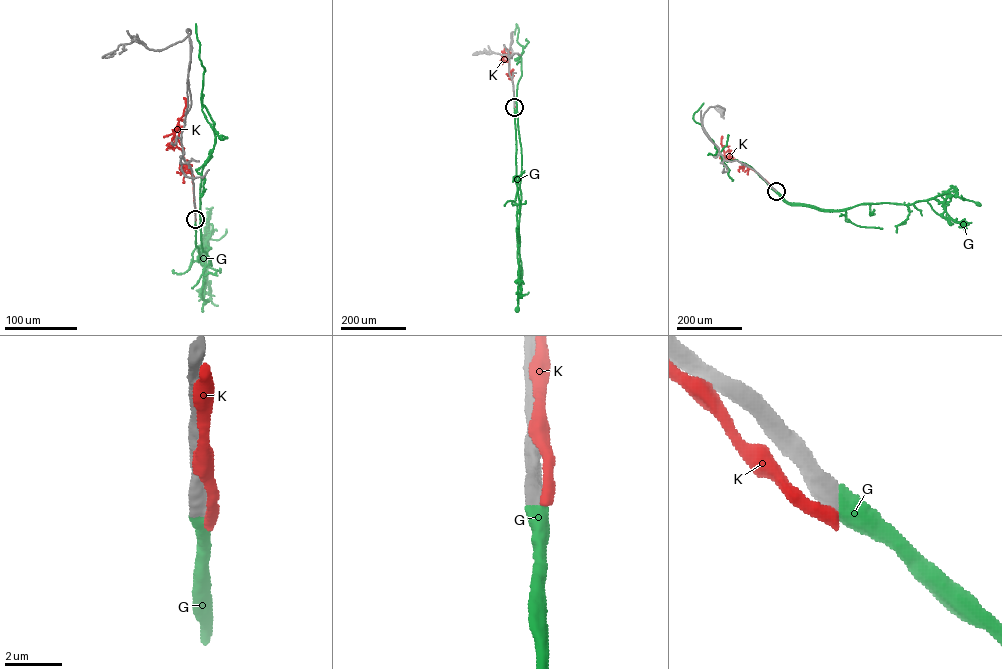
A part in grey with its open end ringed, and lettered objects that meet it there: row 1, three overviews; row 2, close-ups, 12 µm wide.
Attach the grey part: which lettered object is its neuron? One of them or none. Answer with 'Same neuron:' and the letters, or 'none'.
Same neuron: G

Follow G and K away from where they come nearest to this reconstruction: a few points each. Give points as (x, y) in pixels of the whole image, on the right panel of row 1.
G: (776, 191), (788, 202), (825, 209), (841, 209), (864, 203), (911, 204), (947, 193), (977, 204)
K: (776, 191), (753, 170), (735, 159), (724, 159), (722, 136)

